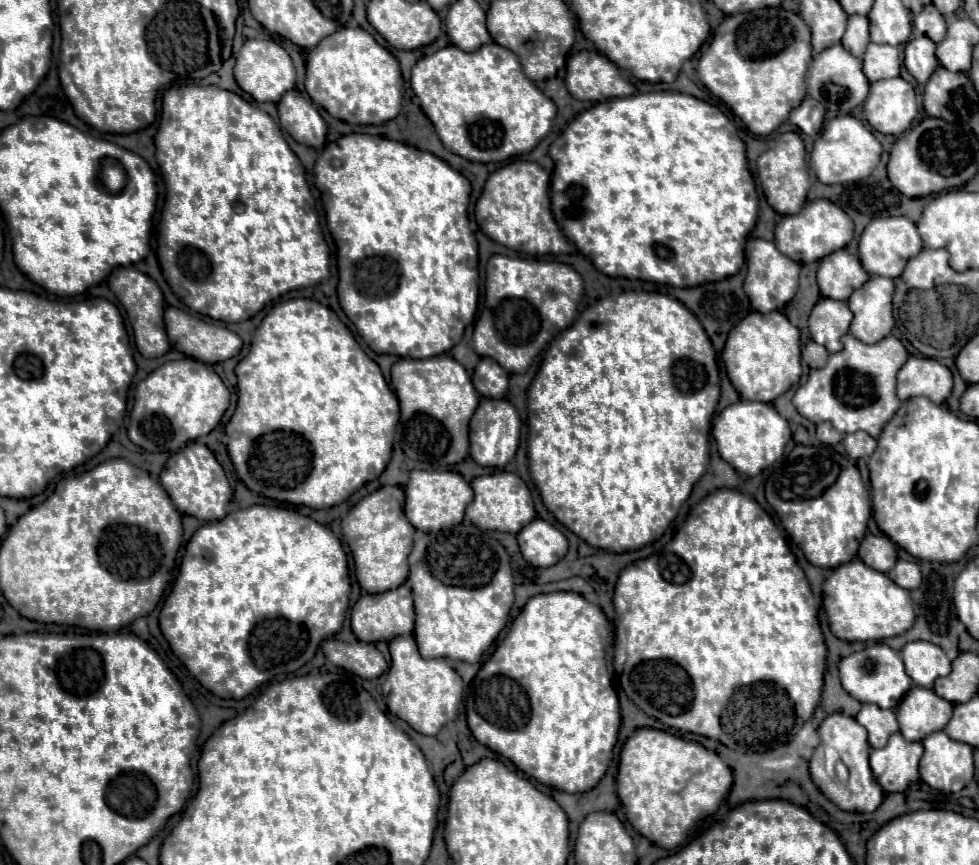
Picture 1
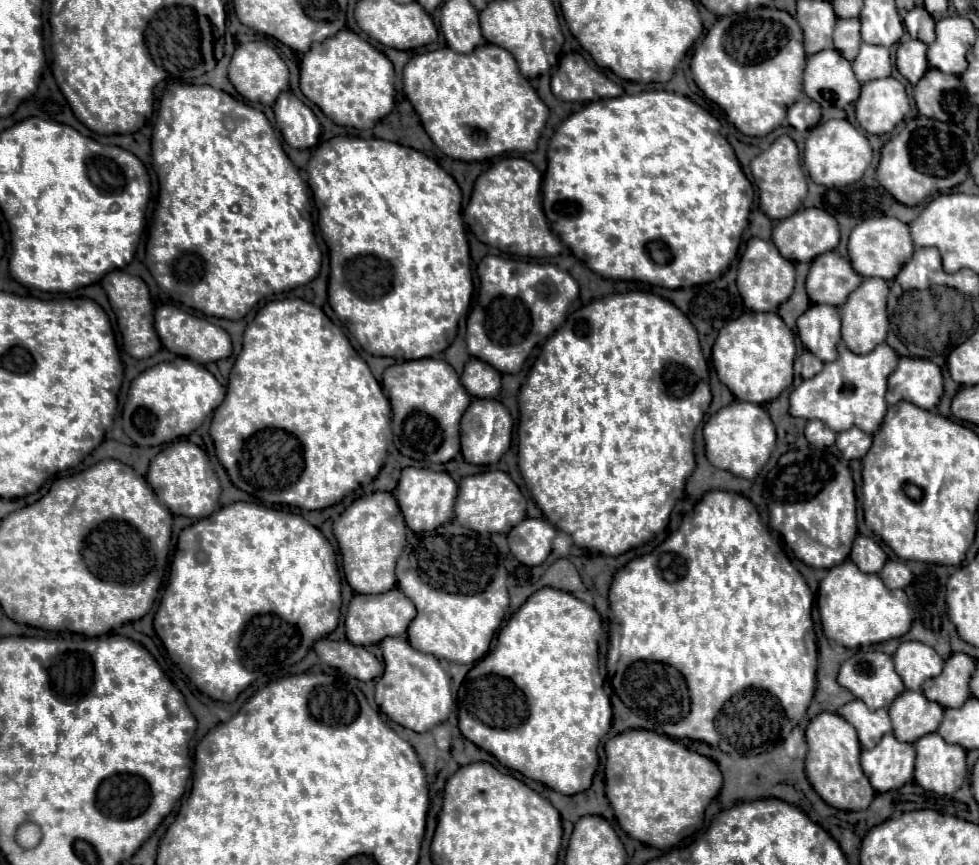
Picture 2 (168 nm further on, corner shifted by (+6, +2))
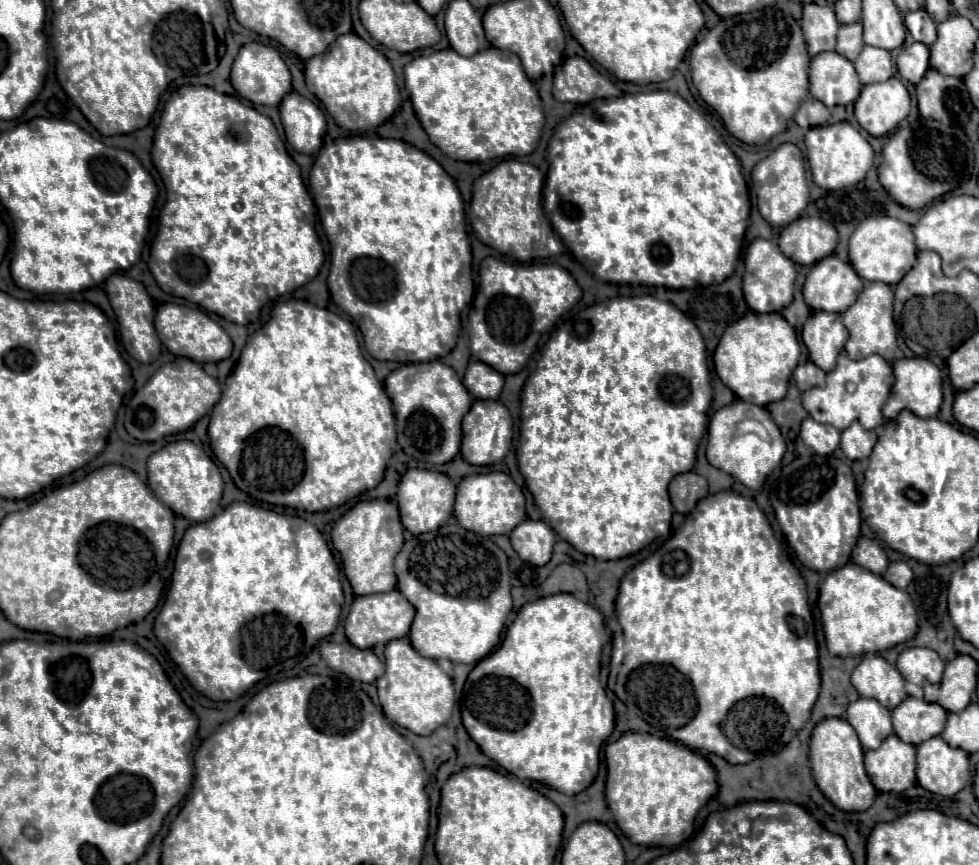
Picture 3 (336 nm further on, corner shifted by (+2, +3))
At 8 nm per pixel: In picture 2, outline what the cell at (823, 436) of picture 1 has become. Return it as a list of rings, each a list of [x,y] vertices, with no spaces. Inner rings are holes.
[[[809,420],[807,426],[805,426],[805,438],[817,448],[827,448],[827,446],[831,446],[835,442],[837,432],[833,432],[831,428],[827,428],[819,420]]]

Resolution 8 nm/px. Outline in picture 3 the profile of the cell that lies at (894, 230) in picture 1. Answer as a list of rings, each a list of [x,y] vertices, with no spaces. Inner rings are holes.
[[[879,215],[879,217],[867,217],[867,221],[861,221],[857,229],[853,231],[849,239],[849,263],[859,273],[861,279],[867,281],[881,281],[887,285],[897,285],[903,275],[915,265],[915,237],[907,223]]]

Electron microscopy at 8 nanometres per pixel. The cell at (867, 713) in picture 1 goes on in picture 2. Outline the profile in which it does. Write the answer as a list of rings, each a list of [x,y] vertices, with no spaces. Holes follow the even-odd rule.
[[[853,700],[845,704],[839,714],[851,722],[859,734],[859,742],[863,748],[875,748],[879,740],[891,732],[891,718],[885,708],[869,710],[865,702]]]

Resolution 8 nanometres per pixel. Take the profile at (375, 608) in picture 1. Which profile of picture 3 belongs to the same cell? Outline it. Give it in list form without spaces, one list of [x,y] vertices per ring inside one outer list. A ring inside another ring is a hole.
[[[393,589],[389,593],[355,597],[351,611],[347,615],[347,621],[345,621],[345,635],[351,645],[355,645],[359,649],[371,649],[375,645],[385,645],[393,639],[405,637],[409,633],[413,617],[415,617],[415,611],[411,609],[409,601],[397,589]]]

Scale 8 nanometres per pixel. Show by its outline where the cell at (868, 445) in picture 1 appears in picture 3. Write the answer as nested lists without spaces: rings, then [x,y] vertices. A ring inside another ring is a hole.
[[[853,421],[845,431],[841,431],[841,451],[849,459],[869,457],[875,443],[877,443],[877,433],[863,429],[859,421]]]

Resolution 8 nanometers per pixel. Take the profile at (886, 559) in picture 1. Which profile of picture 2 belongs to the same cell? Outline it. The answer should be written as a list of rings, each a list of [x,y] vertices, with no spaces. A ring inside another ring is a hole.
[[[857,536],[855,542],[853,542],[853,550],[851,550],[851,560],[859,566],[859,570],[863,572],[873,572],[877,574],[887,556],[883,552],[883,548],[873,540],[873,538],[867,538],[867,536]]]

